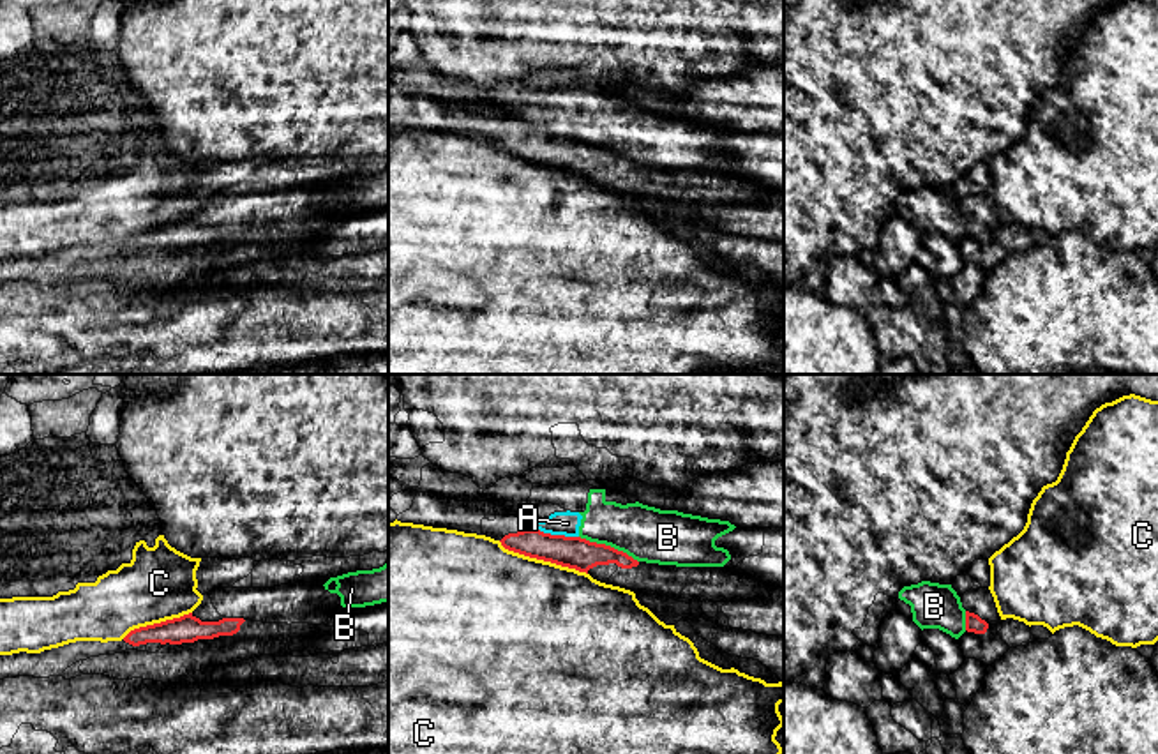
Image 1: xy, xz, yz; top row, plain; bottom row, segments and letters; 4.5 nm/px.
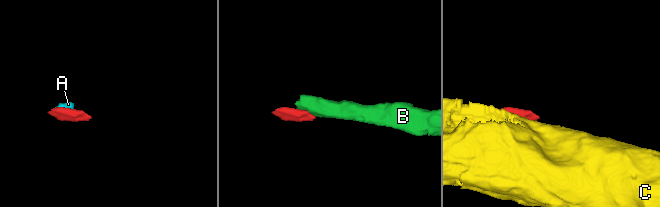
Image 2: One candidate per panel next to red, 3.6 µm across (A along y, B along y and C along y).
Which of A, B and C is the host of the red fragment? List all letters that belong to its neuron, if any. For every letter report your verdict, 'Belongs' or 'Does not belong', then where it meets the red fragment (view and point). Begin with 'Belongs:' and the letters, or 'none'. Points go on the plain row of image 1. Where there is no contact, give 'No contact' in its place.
Belongs: none
A: Does not belong. Touches red at xz (553, 140)
B: Does not belong. Touches red at xz (609, 150)
C: Does not belong. Touches red at xz (542, 163)

